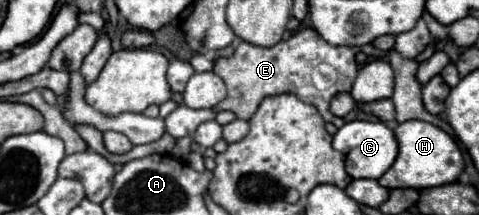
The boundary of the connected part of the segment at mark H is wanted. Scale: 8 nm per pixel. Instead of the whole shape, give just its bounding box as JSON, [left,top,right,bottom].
[379,121,463,191]

